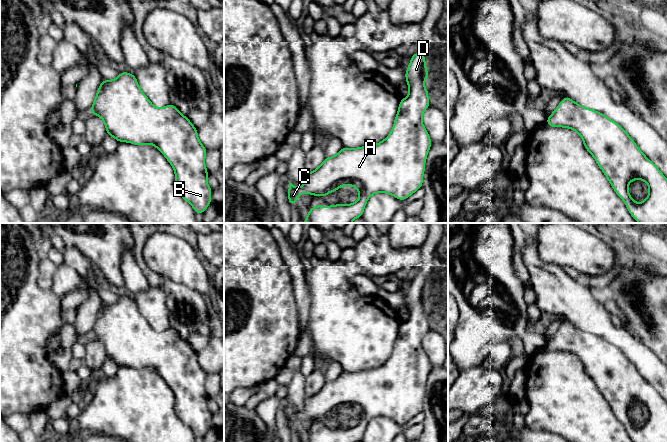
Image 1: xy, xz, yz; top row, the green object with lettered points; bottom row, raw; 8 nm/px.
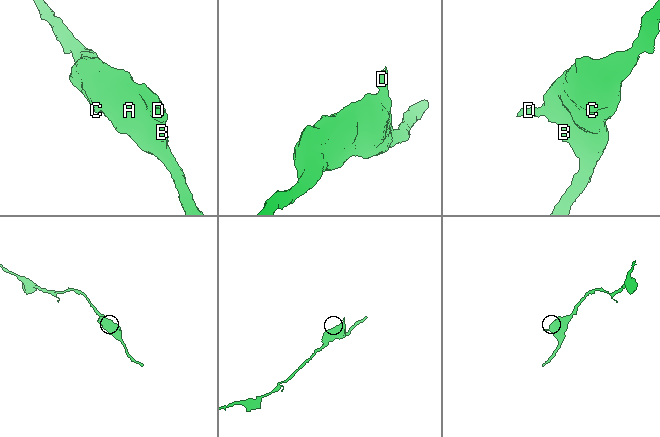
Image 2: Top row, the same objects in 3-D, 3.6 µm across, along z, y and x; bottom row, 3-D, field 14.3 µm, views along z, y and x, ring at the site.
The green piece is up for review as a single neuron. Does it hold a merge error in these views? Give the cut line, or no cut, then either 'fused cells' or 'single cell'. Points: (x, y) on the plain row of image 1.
cut none; single cell

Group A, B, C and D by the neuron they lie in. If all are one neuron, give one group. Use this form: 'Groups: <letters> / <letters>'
Groups: A B C D

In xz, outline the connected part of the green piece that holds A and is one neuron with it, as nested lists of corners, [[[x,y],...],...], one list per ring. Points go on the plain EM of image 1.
[[[416,275],[410,283],[405,296],[409,319],[401,322],[393,352],[383,365],[359,372],[343,371],[336,379],[325,381],[323,387],[313,396],[305,396],[302,411],[296,411],[289,406],[290,429],[297,429],[297,421],[302,417],[326,422],[328,416],[334,417],[341,410],[355,410],[359,416],[359,424],[355,427],[340,427],[327,431],[316,429],[311,431],[306,442],[359,442],[362,441],[366,427],[373,418],[387,417],[402,426],[422,412],[425,386],[432,369],[428,355],[422,347],[423,337],[430,330],[429,315],[424,310],[424,305],[429,301],[425,278],[425,275],[422,275],[421,279]]]

